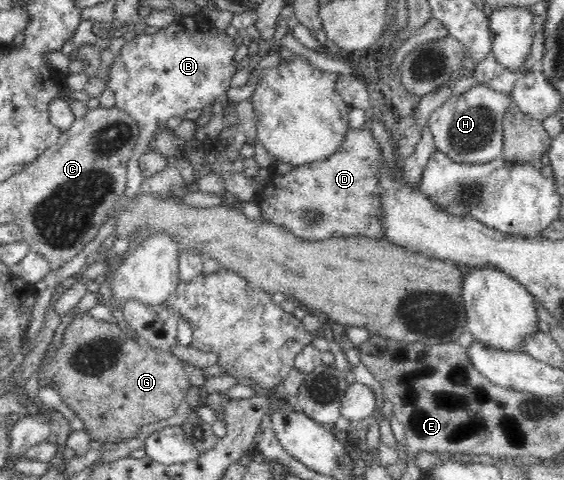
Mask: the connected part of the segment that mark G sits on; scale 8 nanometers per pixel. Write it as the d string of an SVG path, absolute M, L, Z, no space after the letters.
M87 311L83 312L72 319L62 335L62 341L50 355L50 361L38 371L39 382L48 383L59 391L63 403L84 421L84 431L91 439L119 443L136 437L143 425L172 417L192 387L184 369L185 361L170 351L140 344L132 334L119 328L119 324L94 319Z

